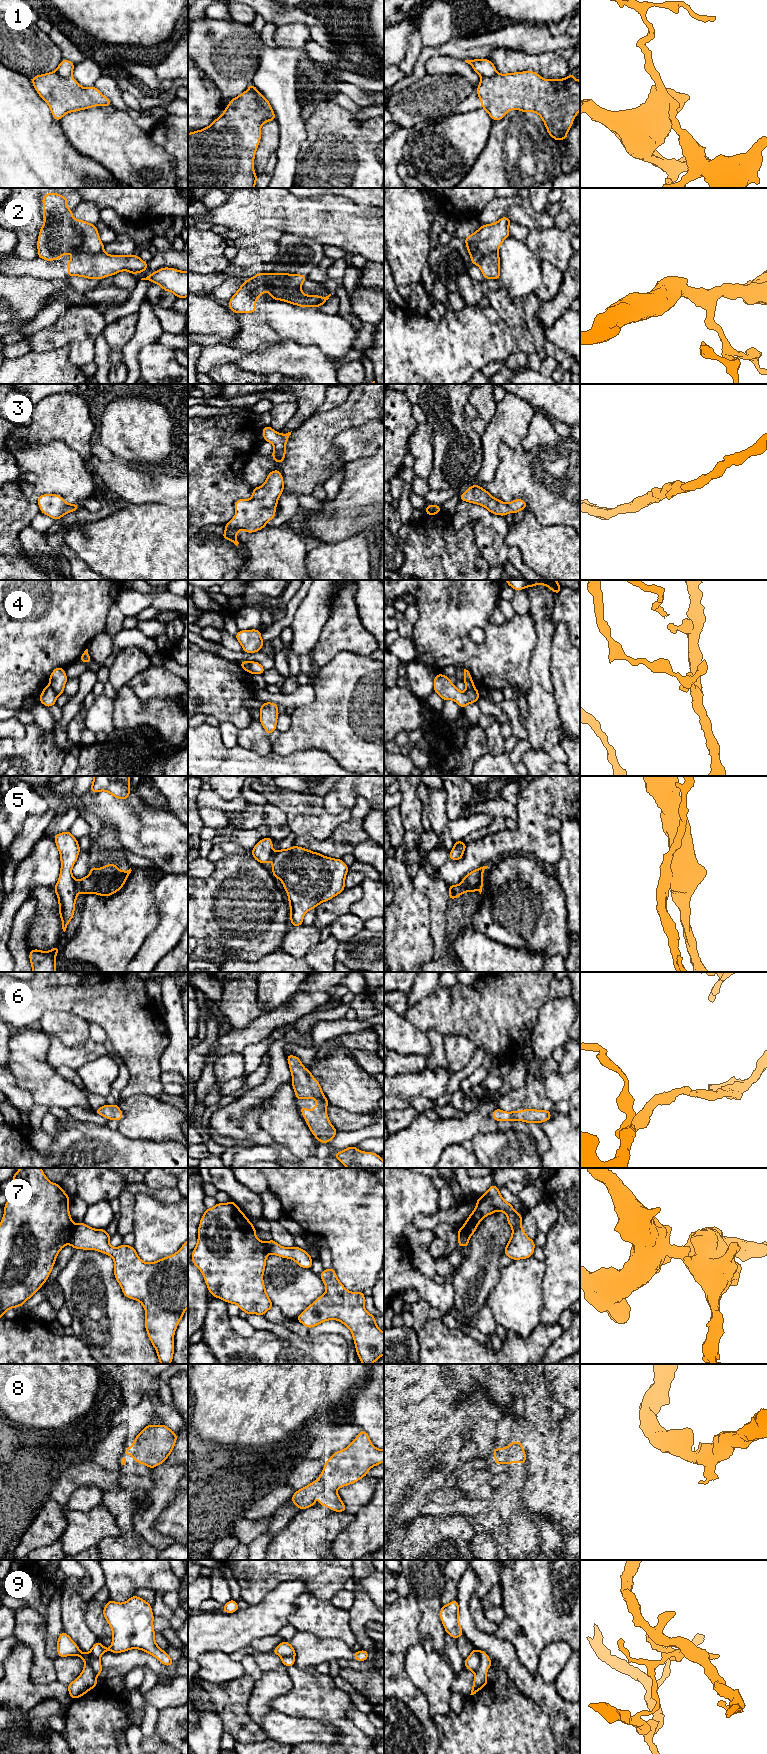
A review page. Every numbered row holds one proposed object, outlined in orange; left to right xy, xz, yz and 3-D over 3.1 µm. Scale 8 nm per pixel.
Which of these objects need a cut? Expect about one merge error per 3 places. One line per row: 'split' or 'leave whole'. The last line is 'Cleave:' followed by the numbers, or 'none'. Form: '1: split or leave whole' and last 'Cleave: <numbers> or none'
1: split
2: split
3: leave whole
4: split
5: split
6: leave whole
7: split
8: leave whole
9: split
Cleave: 1, 2, 4, 5, 7, 9

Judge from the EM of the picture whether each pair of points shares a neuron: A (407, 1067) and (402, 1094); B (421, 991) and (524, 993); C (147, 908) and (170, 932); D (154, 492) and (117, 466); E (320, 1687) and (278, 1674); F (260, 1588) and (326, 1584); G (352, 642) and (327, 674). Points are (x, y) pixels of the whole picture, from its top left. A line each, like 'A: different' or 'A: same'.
A: different
B: different
C: different
D: same
E: different
F: same
G: different

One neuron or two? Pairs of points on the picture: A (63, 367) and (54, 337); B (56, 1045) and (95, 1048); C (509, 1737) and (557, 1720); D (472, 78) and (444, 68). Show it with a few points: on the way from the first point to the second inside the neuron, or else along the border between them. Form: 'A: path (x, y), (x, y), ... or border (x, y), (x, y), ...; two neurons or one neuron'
A: border (34, 350), (66, 346), (74, 364); two neurons
B: path (66, 1053), (85, 1053); one neuron
C: border (536, 1703), (548, 1717), (549, 1728), (556, 1743); two neurons
D: path (465, 71), (462, 68), (451, 68); one neuron

